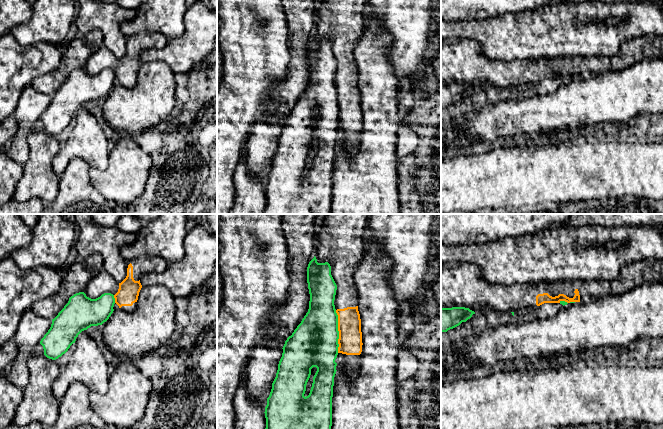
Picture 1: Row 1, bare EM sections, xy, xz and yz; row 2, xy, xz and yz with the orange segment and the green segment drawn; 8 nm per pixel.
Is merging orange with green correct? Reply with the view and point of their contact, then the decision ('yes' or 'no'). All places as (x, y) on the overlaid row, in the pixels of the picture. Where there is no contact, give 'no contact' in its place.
contact xz (338, 330); no

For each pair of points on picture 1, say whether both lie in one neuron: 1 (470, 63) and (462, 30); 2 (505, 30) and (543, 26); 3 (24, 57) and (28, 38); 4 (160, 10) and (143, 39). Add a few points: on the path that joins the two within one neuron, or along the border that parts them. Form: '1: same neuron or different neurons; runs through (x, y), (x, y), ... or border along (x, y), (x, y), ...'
1: different neurons; border along (451, 38), (475, 40), (481, 45), (483, 53)
2: same neuron; runs through (514, 30), (534, 30)
3: different neurons; border along (10, 32), (21, 45), (49, 43)
4: different neurons; border along (145, 31), (135, 34), (130, 39)

